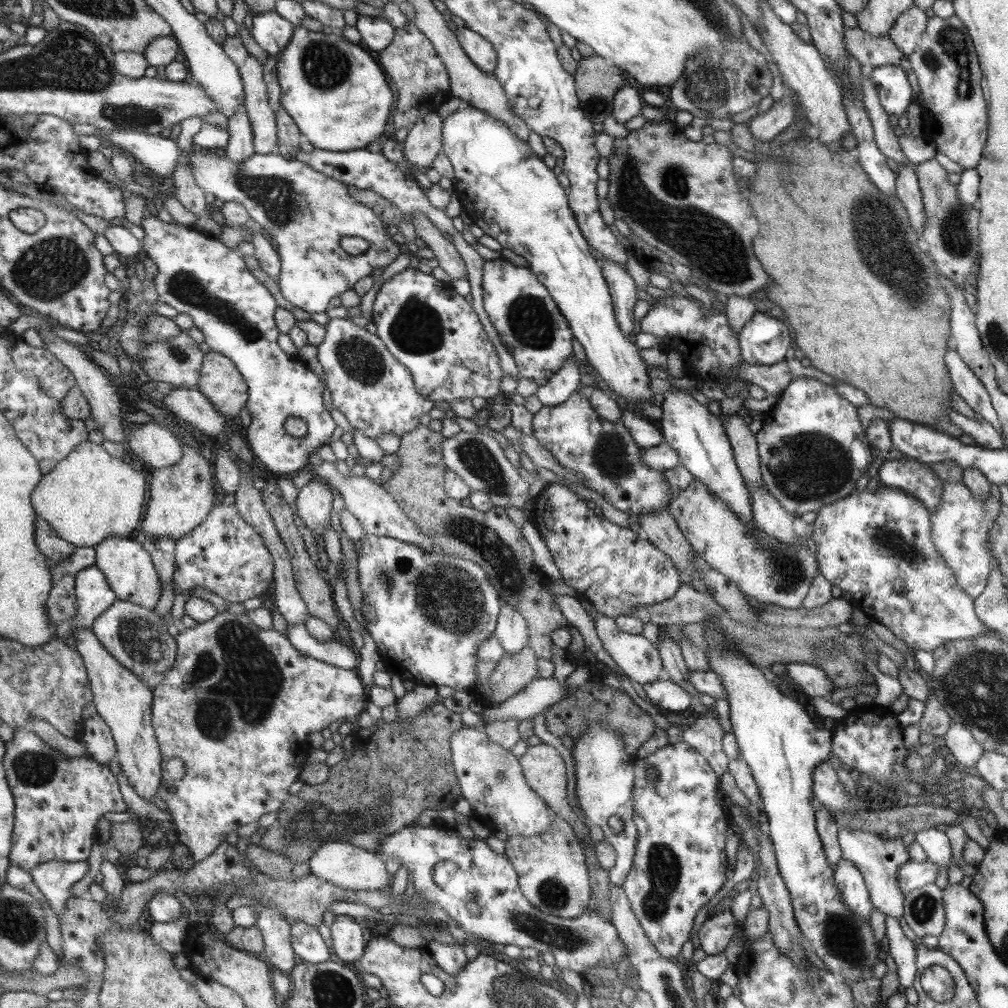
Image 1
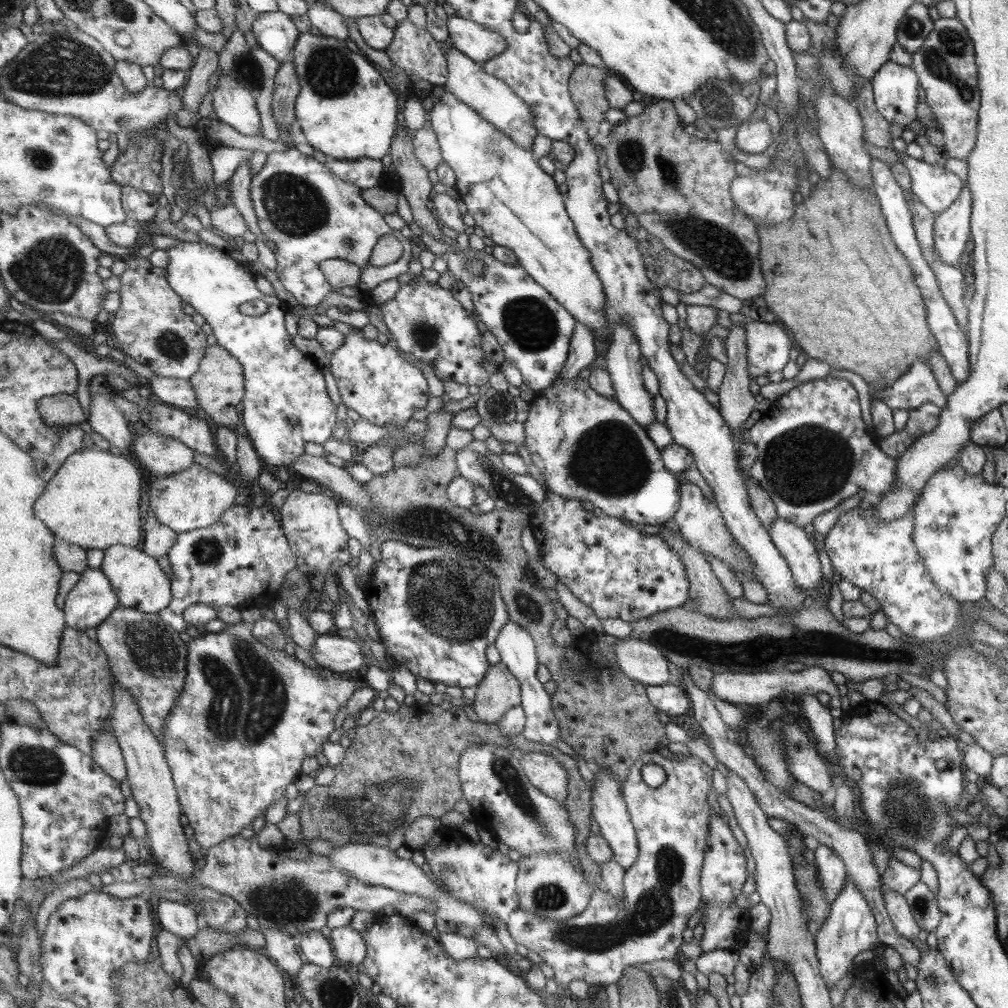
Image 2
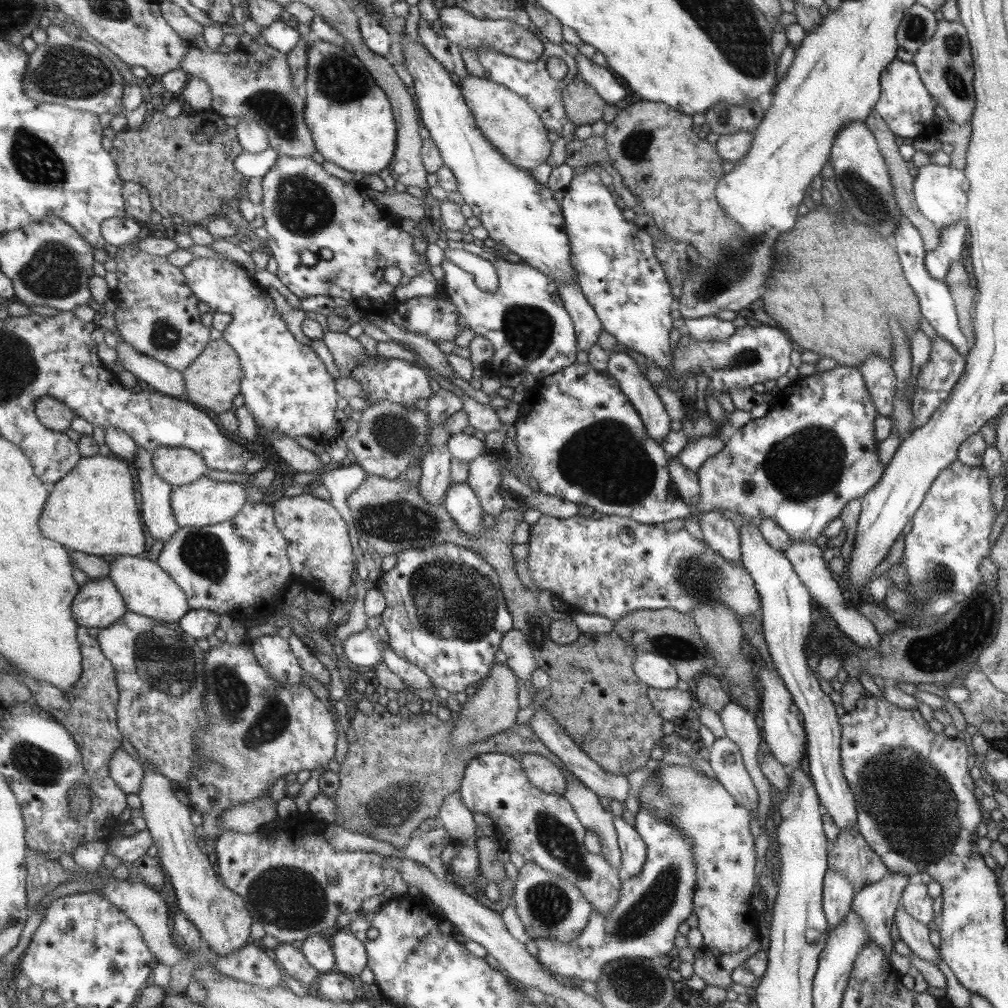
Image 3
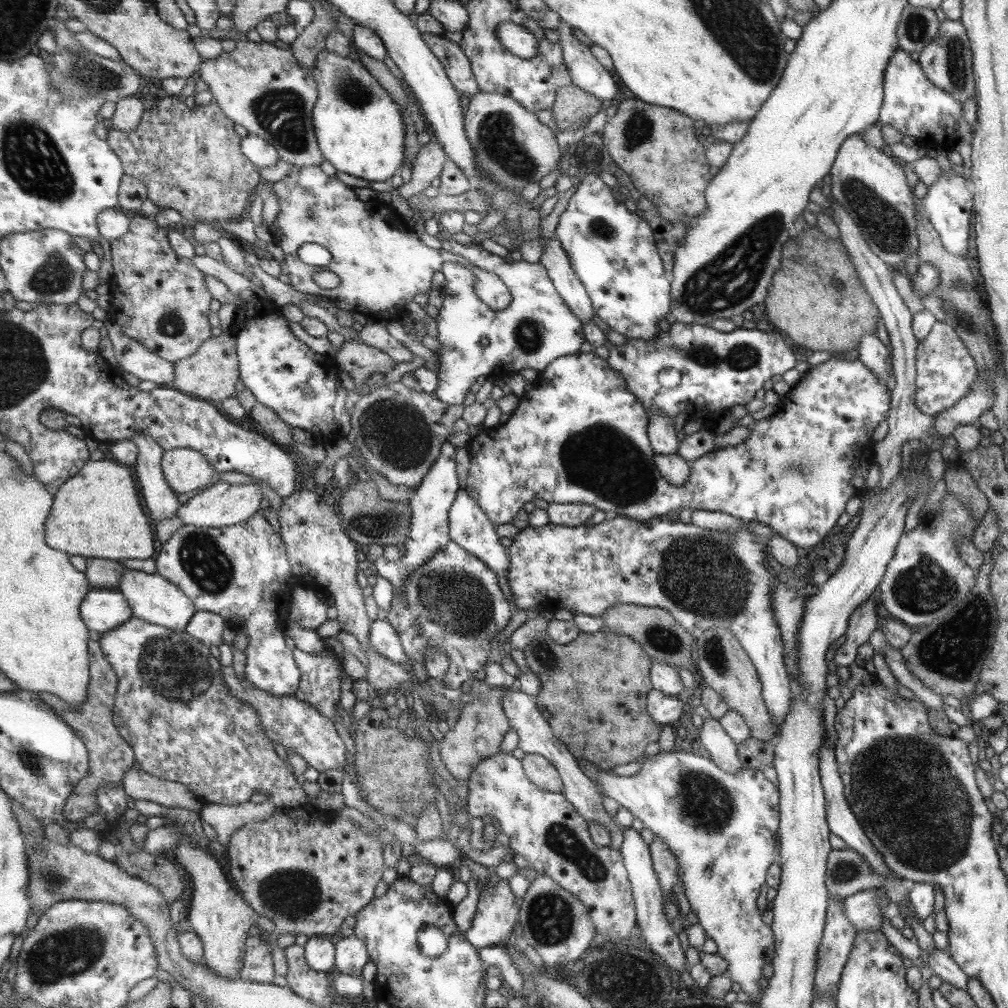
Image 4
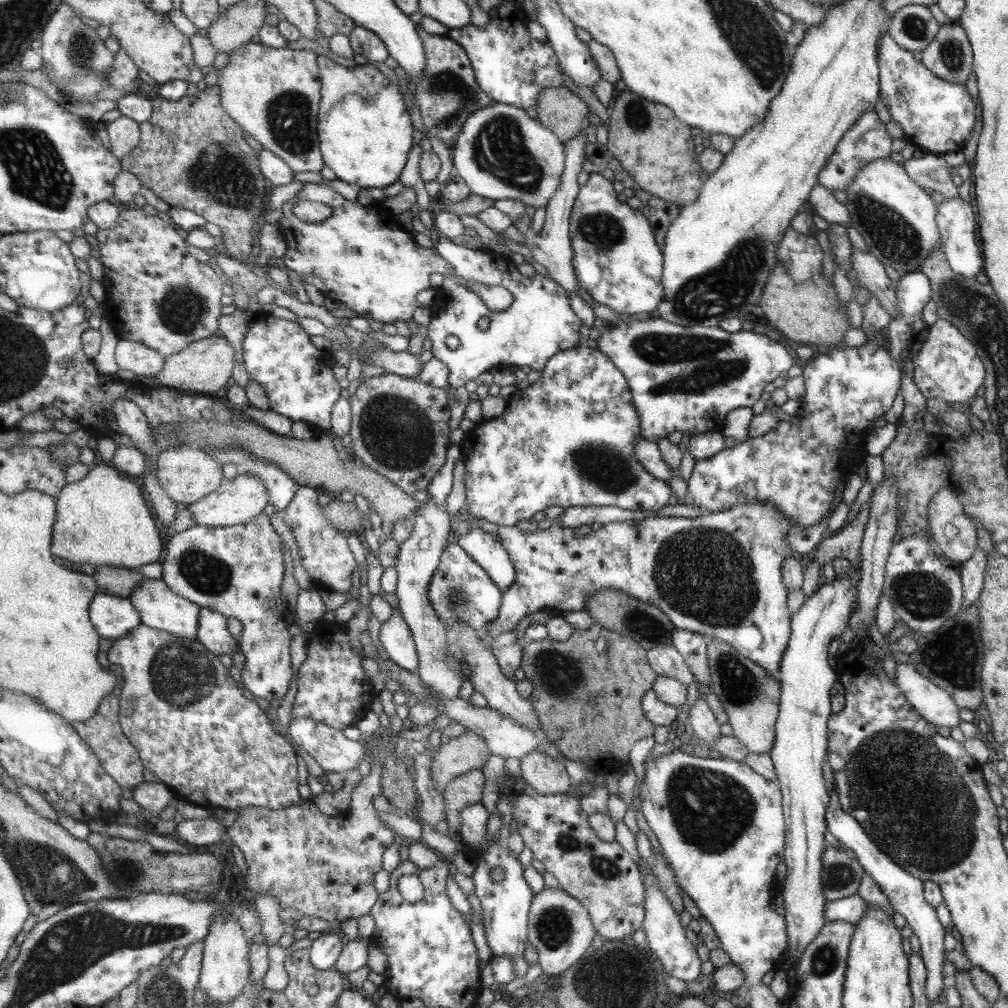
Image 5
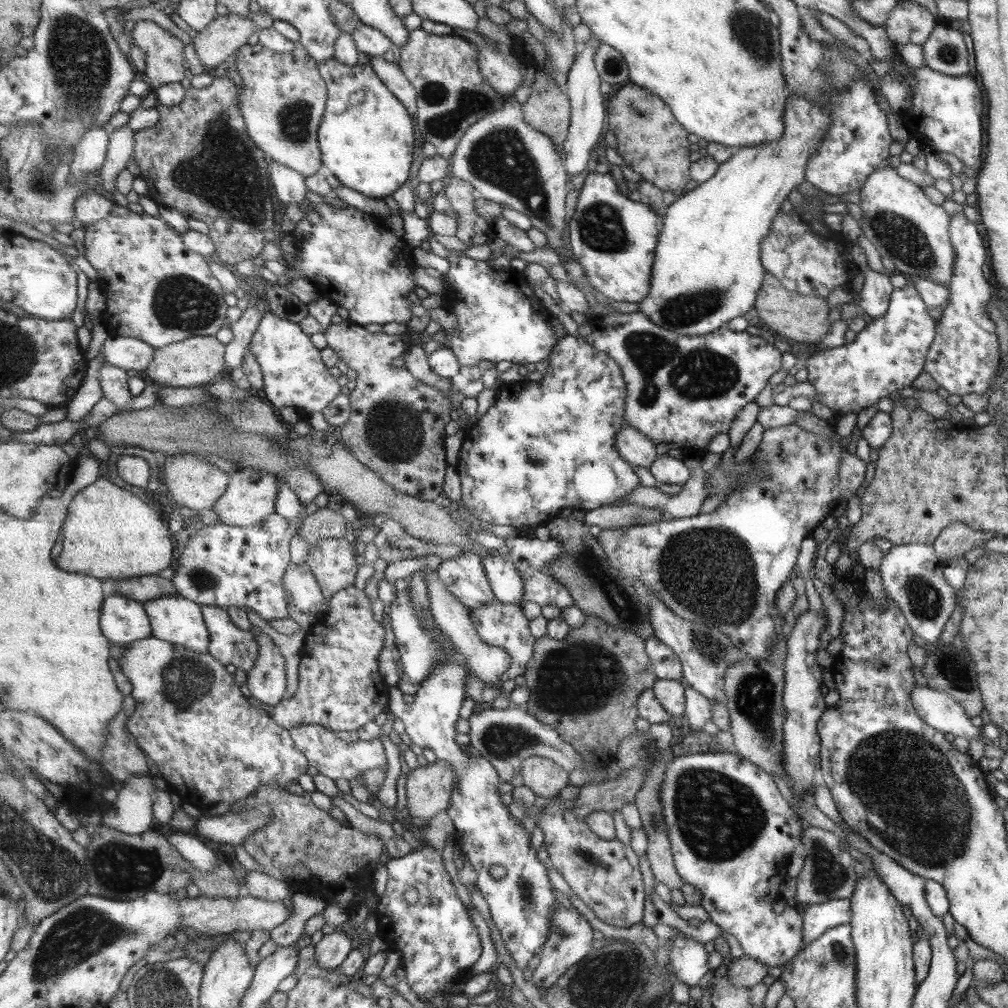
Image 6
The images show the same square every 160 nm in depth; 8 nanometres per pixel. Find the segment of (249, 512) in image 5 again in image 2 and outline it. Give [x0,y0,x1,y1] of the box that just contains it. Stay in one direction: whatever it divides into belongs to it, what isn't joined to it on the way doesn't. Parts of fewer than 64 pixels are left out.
[149,464,239,534]

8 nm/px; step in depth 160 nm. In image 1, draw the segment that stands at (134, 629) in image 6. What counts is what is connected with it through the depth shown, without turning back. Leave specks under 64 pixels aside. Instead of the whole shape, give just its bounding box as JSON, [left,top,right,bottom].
[57,564,118,644]

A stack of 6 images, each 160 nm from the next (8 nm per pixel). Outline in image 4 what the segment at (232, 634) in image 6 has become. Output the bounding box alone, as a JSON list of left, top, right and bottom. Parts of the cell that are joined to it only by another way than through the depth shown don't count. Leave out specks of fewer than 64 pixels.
[186,610,227,646]

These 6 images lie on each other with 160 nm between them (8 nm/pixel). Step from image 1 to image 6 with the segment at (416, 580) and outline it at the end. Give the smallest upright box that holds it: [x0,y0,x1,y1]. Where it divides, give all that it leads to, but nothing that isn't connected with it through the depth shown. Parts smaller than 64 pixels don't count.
[436,552,495,610]

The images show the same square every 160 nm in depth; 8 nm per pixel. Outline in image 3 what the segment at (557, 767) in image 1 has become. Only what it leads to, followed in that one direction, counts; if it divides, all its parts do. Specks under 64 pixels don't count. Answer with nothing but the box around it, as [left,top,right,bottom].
[521,753,567,795]

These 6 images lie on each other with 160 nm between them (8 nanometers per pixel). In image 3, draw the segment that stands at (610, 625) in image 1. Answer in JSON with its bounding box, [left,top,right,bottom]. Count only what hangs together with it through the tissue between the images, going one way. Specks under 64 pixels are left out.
[633,651,680,690]

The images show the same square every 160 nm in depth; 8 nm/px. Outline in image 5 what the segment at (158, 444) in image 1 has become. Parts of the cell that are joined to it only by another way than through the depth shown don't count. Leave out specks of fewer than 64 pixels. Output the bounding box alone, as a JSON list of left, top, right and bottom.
[157,445,225,506]

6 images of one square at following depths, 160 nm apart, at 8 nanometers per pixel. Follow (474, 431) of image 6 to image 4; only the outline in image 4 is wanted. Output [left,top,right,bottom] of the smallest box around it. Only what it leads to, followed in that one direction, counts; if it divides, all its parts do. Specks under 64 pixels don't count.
[464,352,891,550]

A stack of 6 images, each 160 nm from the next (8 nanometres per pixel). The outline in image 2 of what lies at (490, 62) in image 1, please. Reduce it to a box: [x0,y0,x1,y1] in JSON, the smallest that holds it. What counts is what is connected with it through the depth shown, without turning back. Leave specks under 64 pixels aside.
[446,15,506,65]

